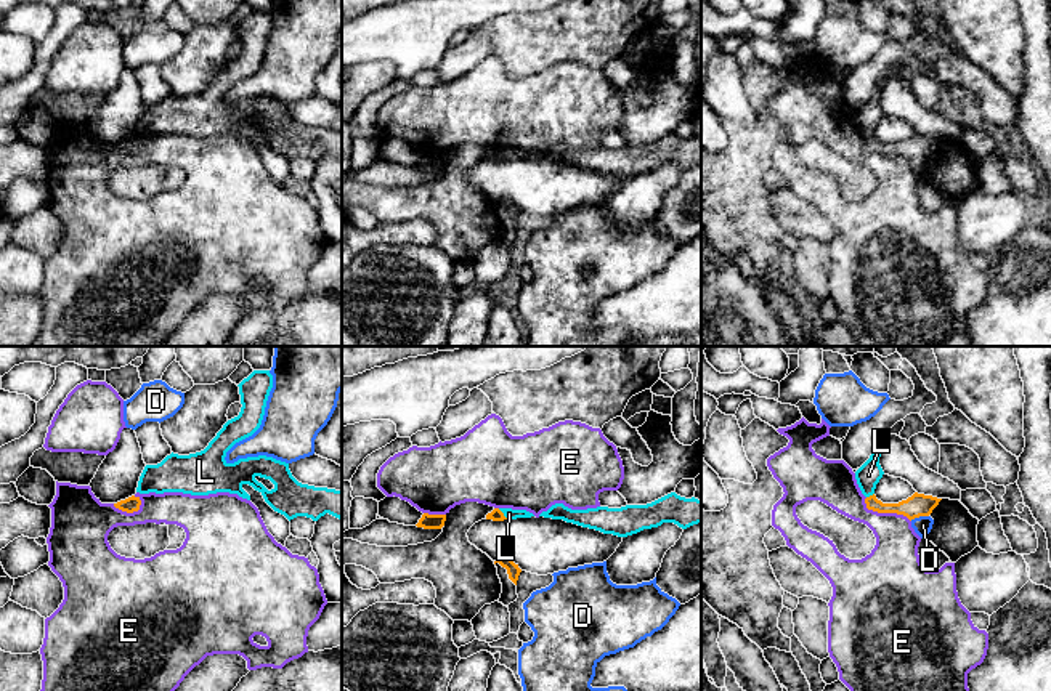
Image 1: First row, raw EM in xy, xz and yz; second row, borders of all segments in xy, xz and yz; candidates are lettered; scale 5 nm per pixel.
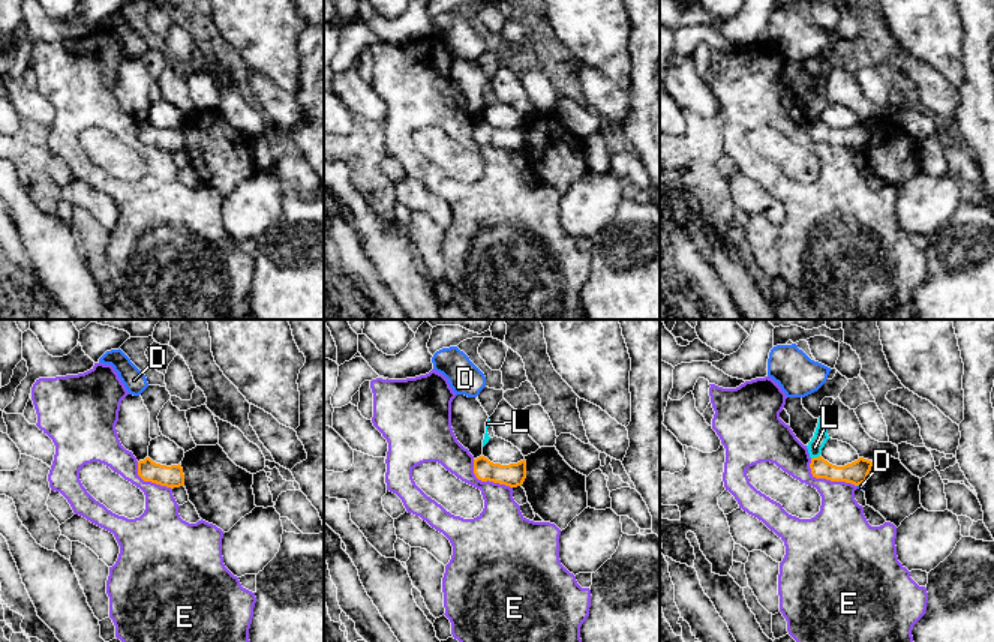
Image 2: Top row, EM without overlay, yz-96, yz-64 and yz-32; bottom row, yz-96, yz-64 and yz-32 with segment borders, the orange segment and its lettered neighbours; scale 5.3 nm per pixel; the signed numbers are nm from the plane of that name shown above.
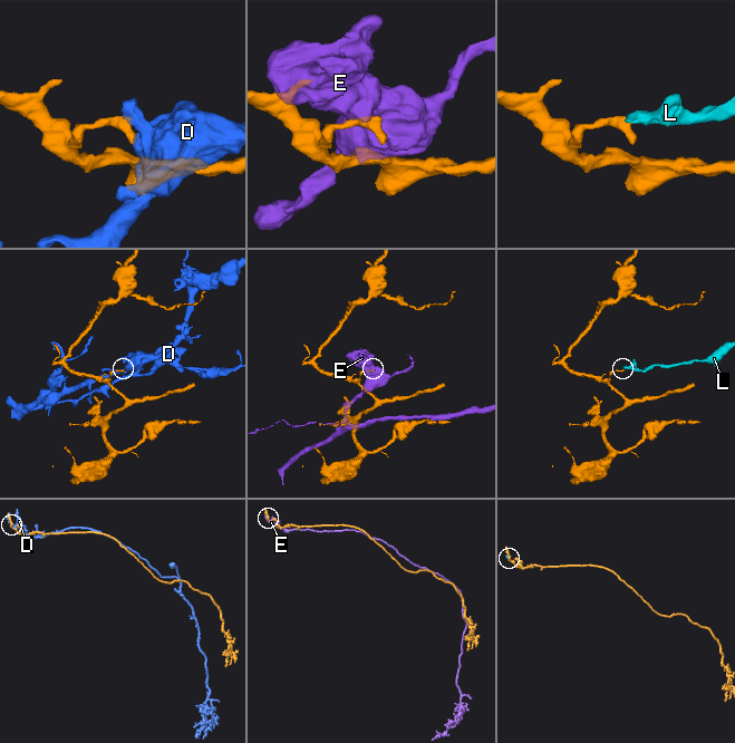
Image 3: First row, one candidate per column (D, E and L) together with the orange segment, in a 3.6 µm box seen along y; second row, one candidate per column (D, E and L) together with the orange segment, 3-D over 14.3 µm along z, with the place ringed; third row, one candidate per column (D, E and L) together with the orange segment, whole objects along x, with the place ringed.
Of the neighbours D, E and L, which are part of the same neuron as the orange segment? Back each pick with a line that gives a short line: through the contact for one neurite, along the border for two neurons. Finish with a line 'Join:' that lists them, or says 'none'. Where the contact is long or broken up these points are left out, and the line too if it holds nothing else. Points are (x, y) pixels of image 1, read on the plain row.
Join: none

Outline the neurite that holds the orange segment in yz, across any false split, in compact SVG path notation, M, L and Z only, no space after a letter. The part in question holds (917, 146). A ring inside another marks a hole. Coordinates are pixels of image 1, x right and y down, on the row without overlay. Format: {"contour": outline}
{"contour": "M915 133L907 141L899 144L883 144L876 136L865 139L866 149L878 154L897 154L907 157L910 162L919 157L929 157L942 139Z"}

